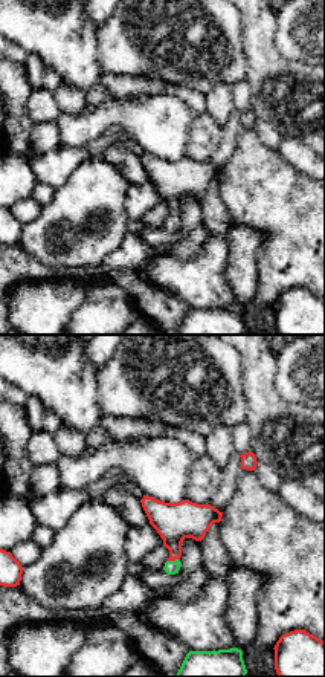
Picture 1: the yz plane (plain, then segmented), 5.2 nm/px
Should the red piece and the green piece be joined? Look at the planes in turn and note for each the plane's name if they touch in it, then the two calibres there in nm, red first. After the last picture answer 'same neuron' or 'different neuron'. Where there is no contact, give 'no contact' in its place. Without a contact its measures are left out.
yz | 200/80 nm

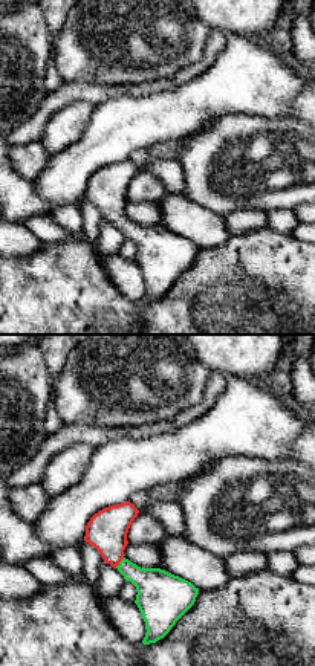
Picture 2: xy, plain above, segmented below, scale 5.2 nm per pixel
xy | 220/220 nm

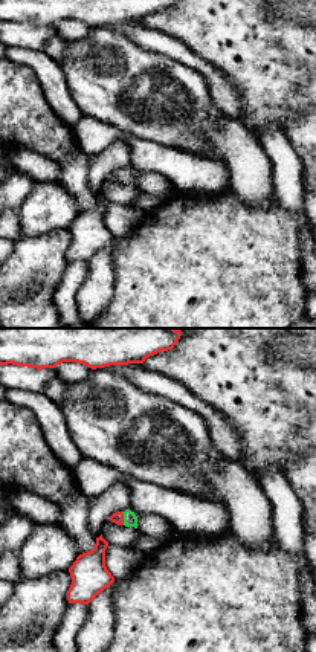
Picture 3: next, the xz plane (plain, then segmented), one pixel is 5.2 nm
xz | 60/70 nm

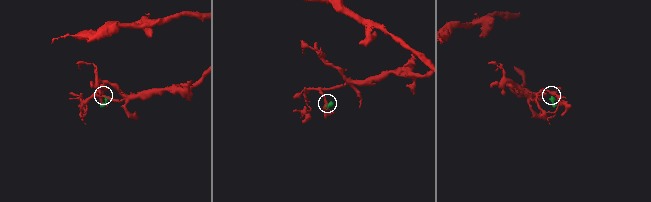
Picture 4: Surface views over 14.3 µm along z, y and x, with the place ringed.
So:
same neuron

